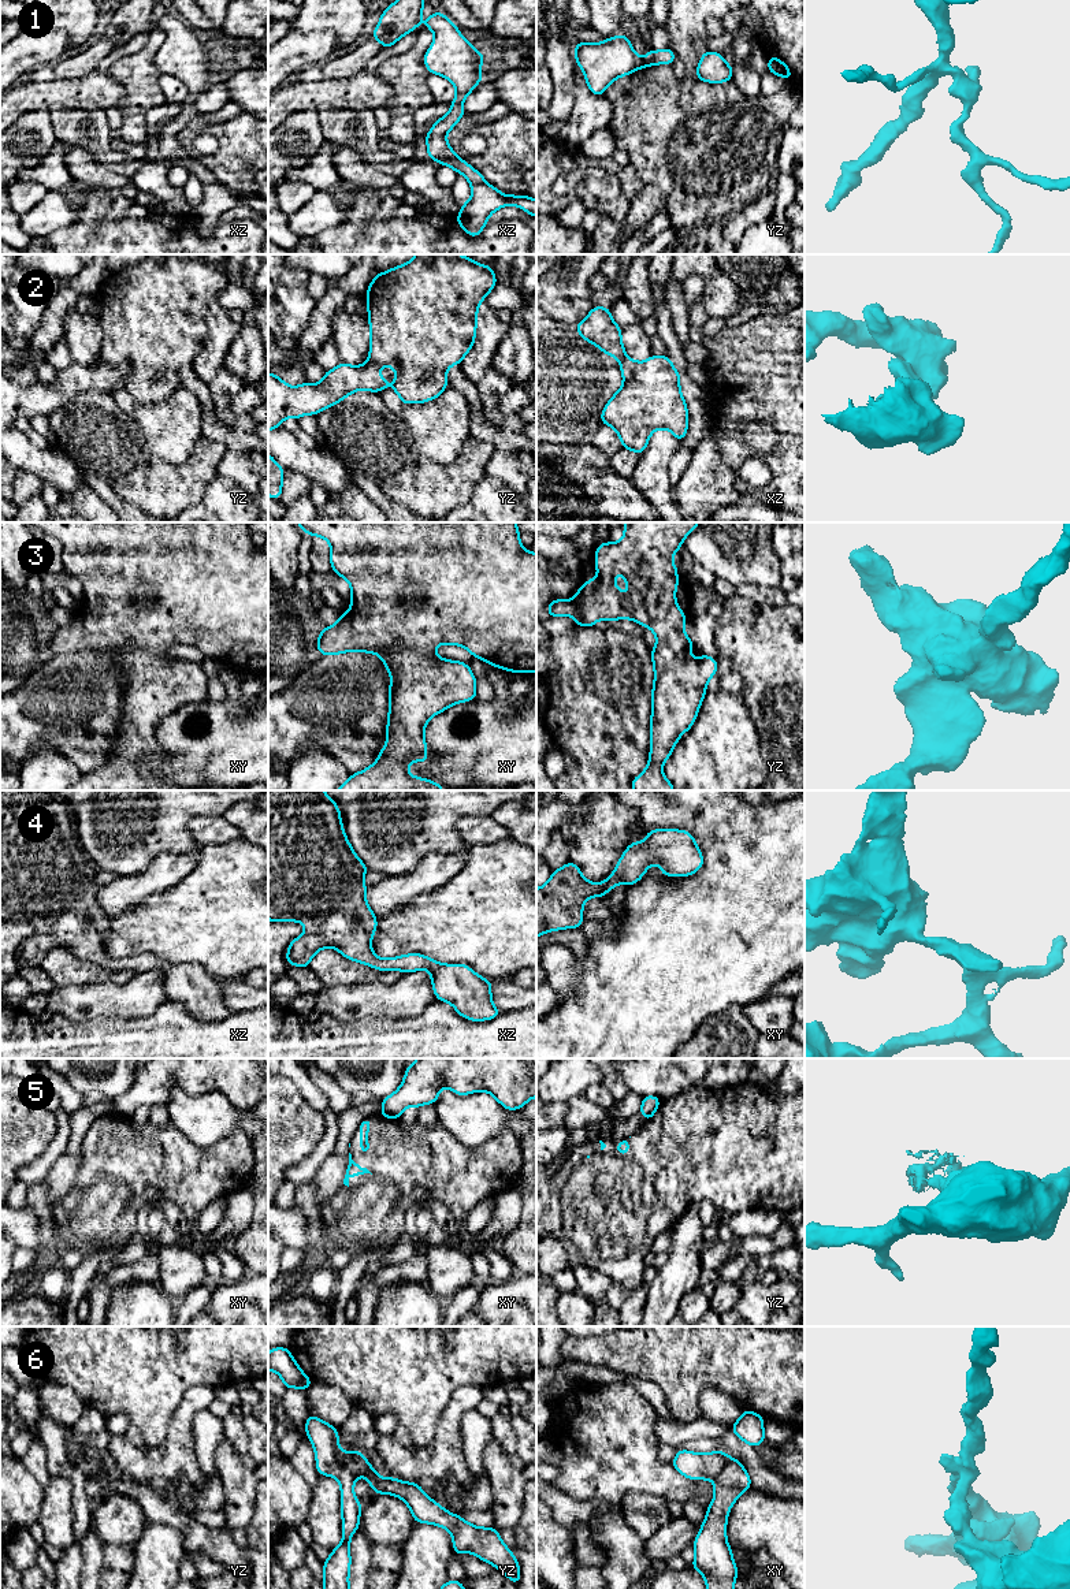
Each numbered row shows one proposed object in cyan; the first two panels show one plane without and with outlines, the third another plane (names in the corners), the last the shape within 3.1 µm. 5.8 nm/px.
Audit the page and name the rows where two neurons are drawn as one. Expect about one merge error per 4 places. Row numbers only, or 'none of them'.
2, 5, 6

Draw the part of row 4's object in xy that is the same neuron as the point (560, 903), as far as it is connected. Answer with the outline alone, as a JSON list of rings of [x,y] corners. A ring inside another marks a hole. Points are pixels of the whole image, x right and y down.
[[[655,829],[647,831],[642,842],[631,842],[614,871],[601,883],[586,881],[579,866],[568,862],[562,868],[553,871],[546,885],[536,889],[536,938],[561,929],[580,929],[583,905],[587,898],[603,897],[620,882],[627,886],[639,882],[651,864],[660,864],[662,875],[688,877],[703,867],[703,856],[691,833],[676,829]]]

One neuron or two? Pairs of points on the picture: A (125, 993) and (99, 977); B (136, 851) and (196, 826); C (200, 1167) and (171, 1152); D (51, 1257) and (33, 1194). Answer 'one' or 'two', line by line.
A: two
B: two
C: one
D: one

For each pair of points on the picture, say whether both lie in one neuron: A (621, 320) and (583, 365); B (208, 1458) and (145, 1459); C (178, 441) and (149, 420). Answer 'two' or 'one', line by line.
A: two
B: two
C: one

